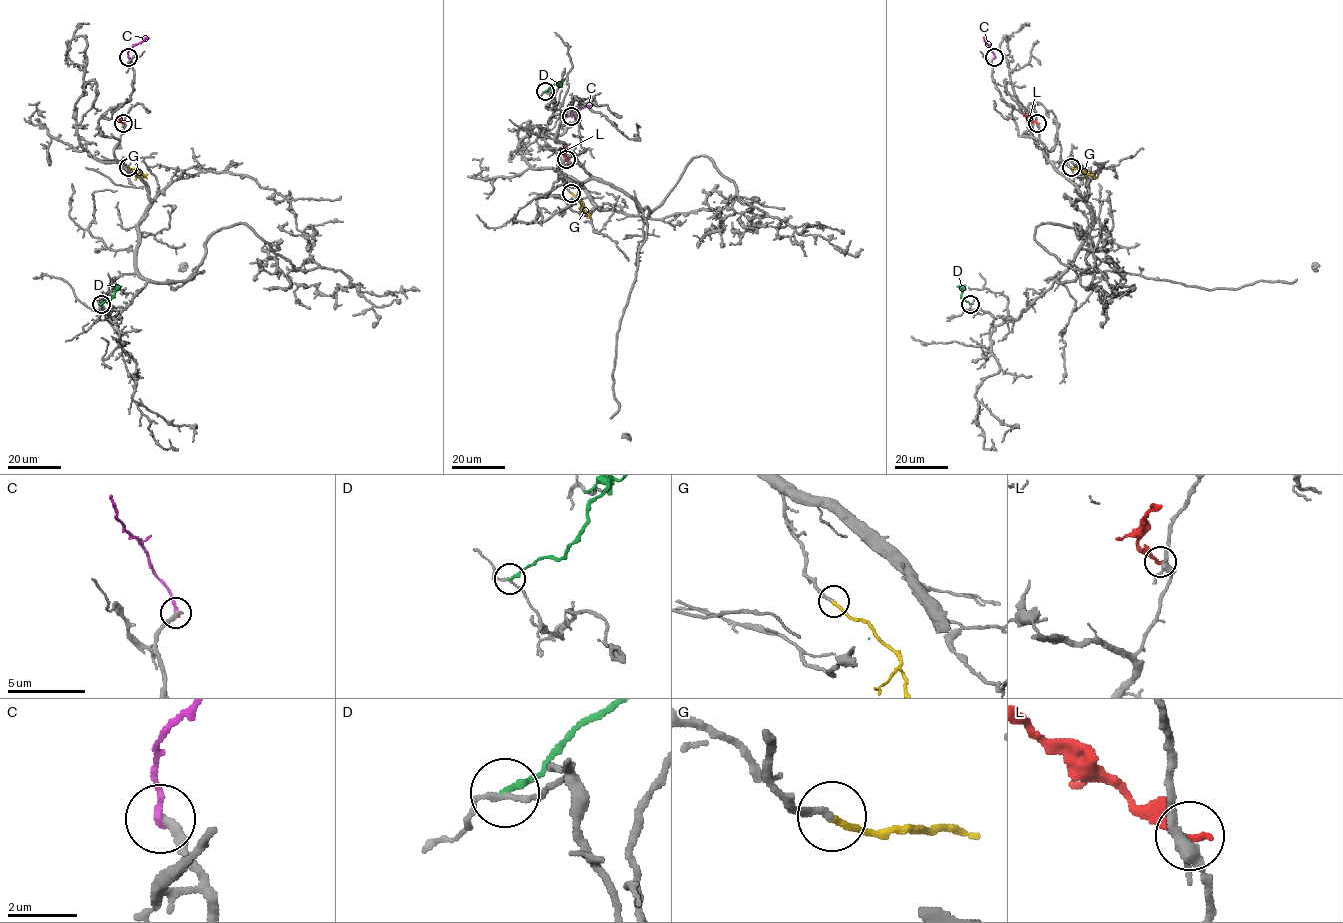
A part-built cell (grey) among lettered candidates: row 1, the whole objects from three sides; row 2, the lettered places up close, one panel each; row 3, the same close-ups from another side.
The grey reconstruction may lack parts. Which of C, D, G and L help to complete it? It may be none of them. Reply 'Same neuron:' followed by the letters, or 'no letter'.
Same neuron: G

